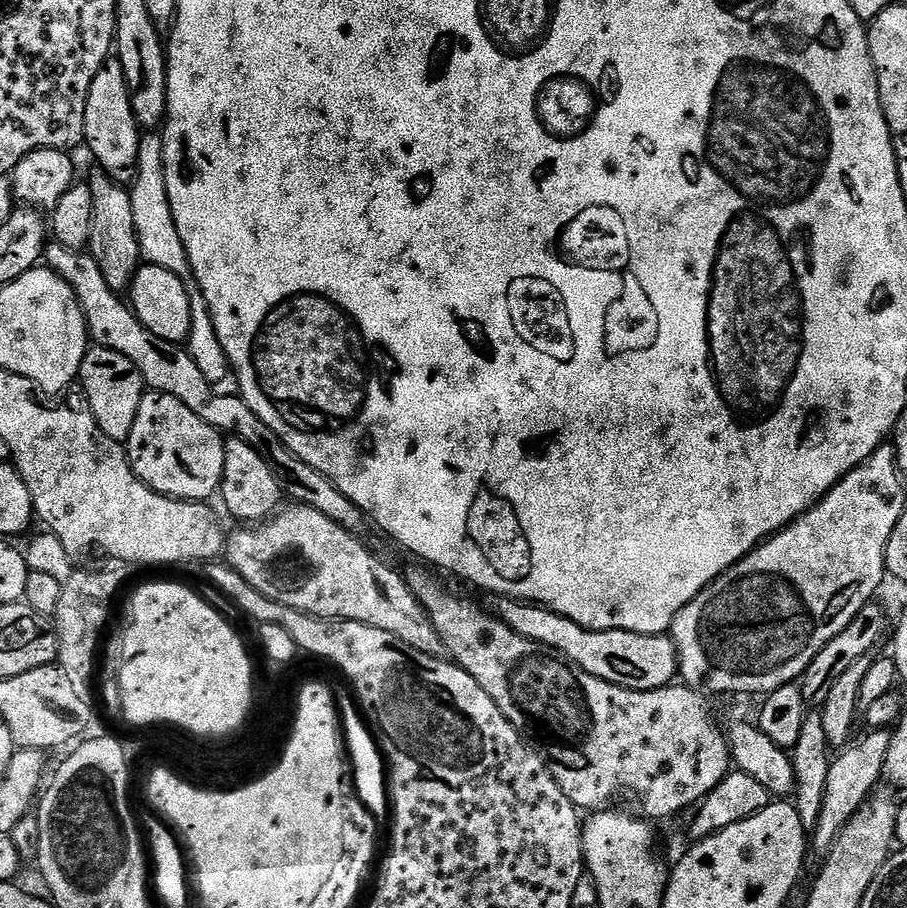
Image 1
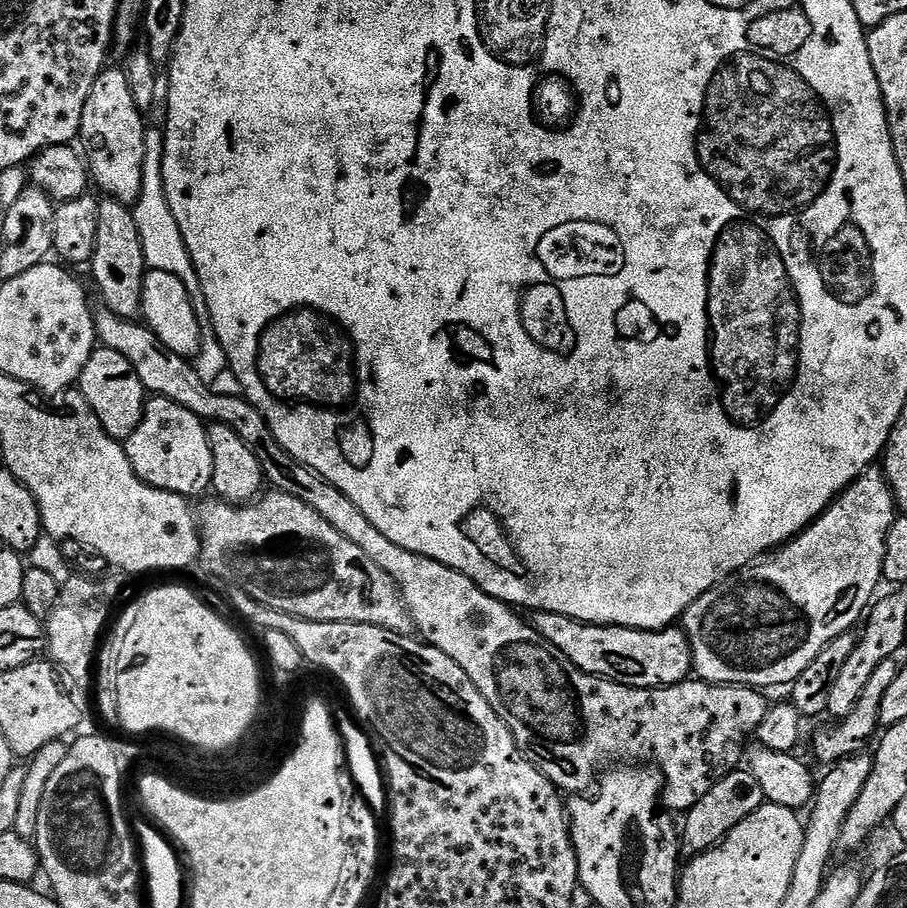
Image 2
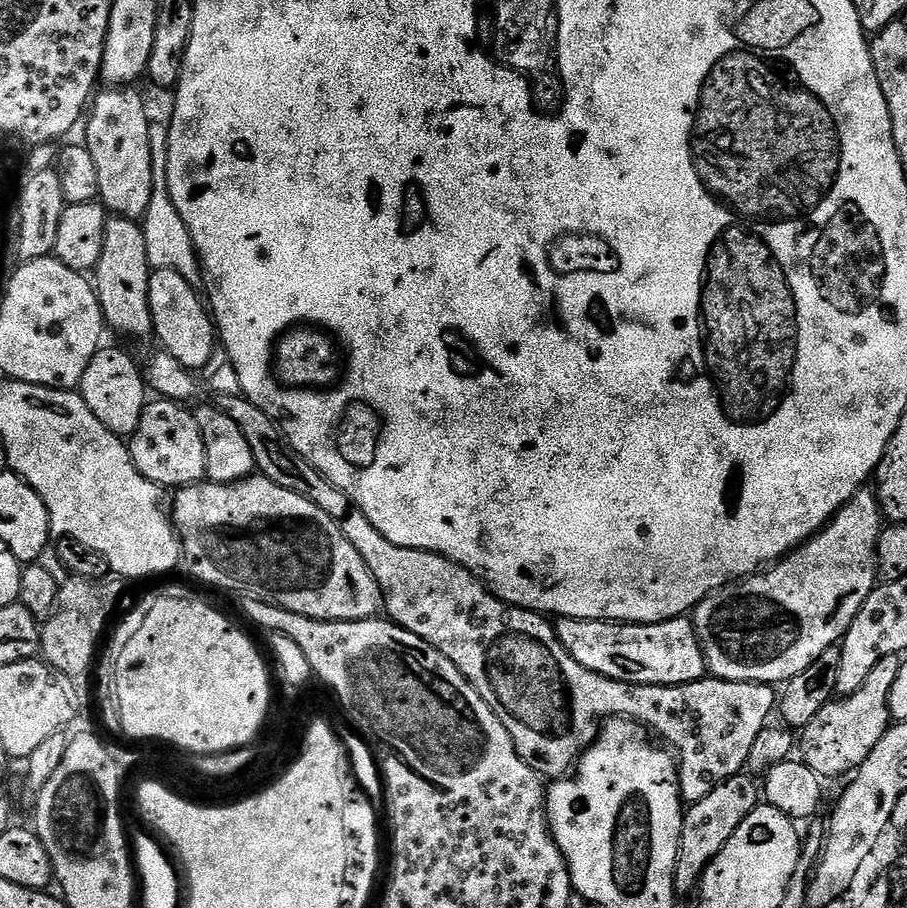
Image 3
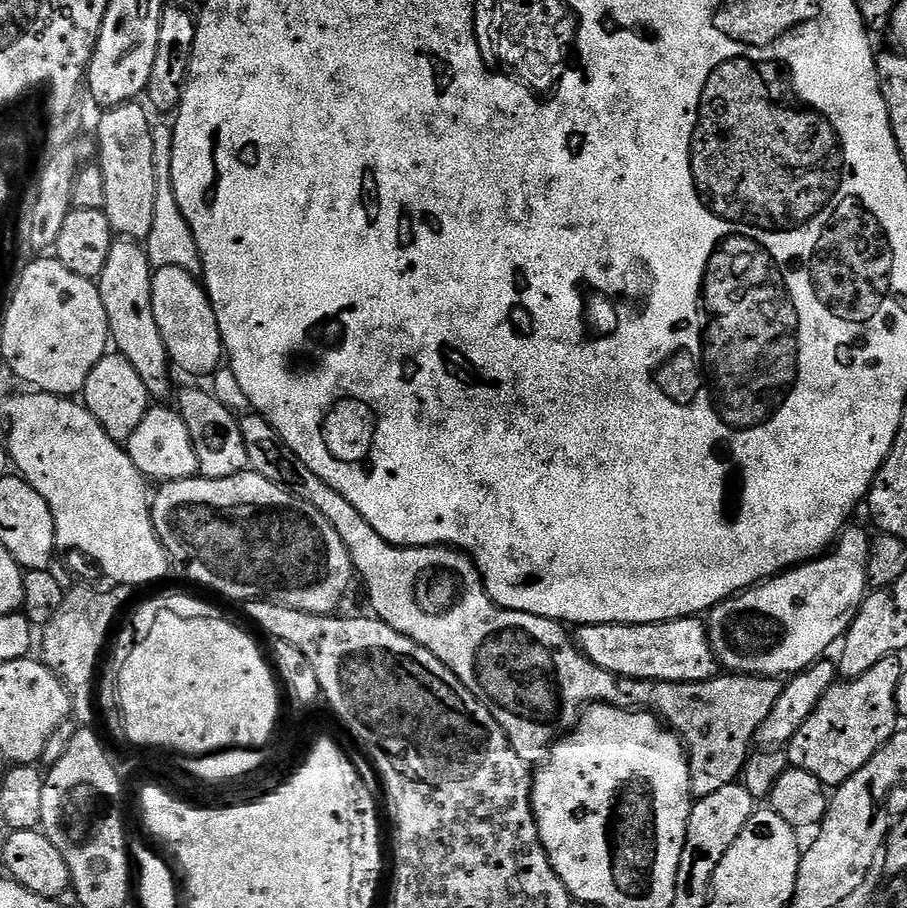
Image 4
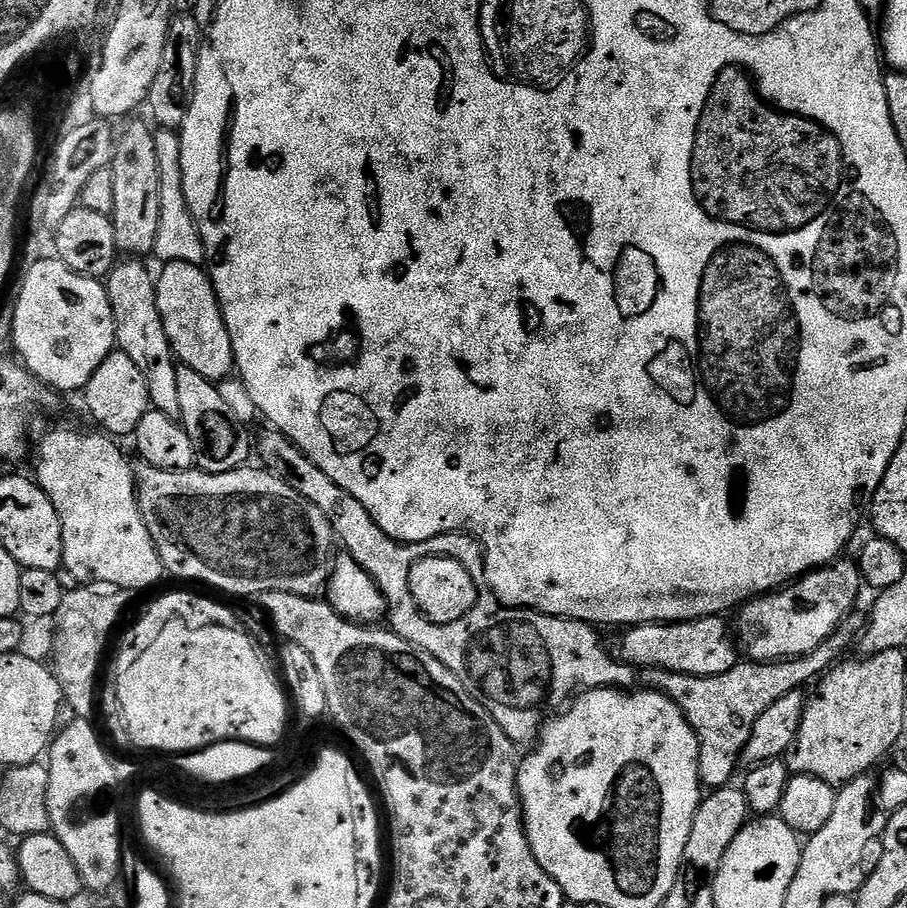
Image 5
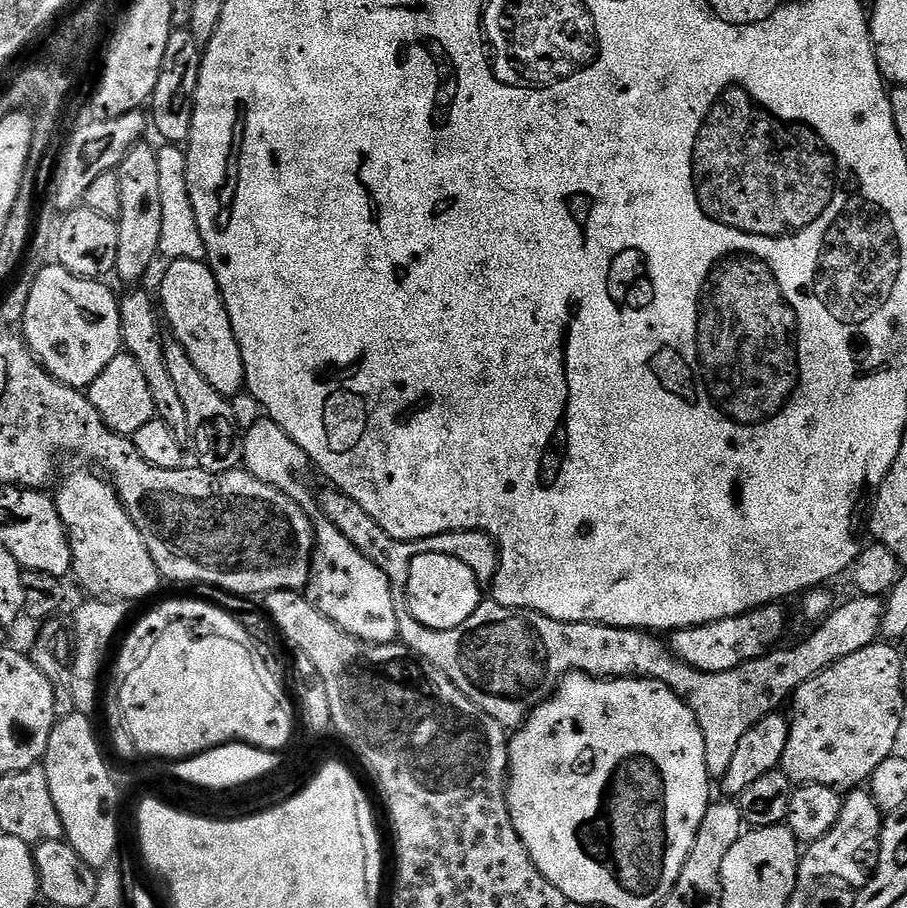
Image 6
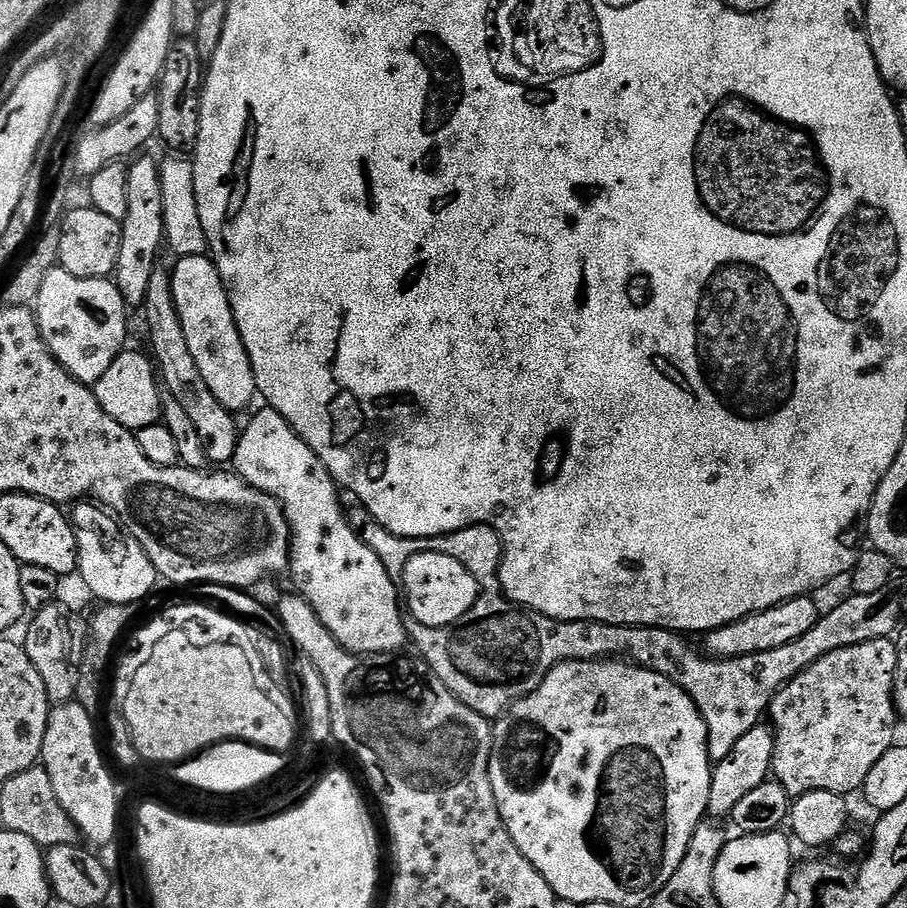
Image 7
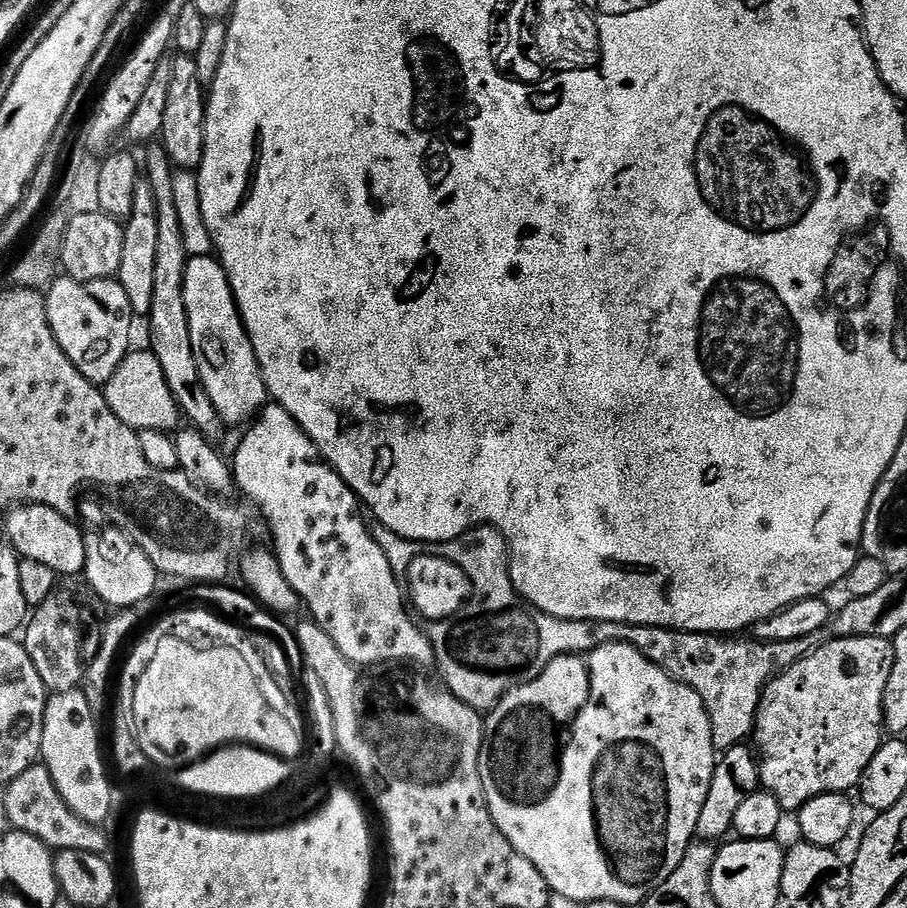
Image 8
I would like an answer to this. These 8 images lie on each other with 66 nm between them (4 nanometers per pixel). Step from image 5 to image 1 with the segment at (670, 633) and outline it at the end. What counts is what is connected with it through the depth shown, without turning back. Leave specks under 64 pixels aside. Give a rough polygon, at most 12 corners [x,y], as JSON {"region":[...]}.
{"region":[[539,604],[491,611],[586,674],[645,692],[677,679],[671,635],[592,632]]}

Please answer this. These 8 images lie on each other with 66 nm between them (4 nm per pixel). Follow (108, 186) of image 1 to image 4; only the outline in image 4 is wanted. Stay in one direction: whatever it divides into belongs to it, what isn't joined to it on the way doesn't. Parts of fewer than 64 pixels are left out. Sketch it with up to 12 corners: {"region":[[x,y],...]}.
{"region":[[113,239],[98,281],[115,351],[149,397],[174,365],[152,305],[143,243]]}

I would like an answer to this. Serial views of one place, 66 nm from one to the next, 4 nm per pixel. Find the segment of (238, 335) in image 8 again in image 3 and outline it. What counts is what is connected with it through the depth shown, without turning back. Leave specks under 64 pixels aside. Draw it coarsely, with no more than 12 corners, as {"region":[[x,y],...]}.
{"region":[[174,270],[150,278],[159,347],[189,370],[218,350],[201,293]]}

